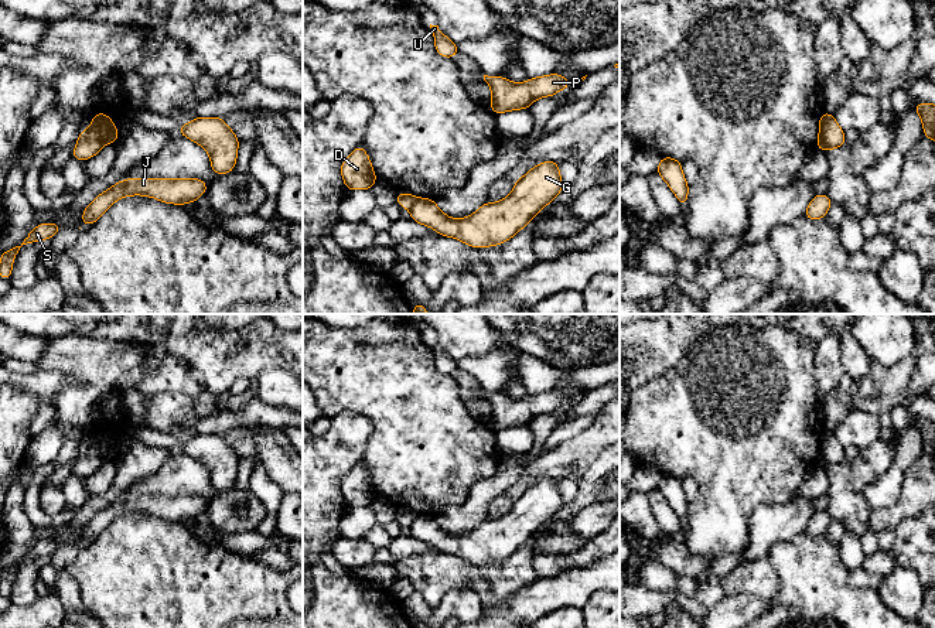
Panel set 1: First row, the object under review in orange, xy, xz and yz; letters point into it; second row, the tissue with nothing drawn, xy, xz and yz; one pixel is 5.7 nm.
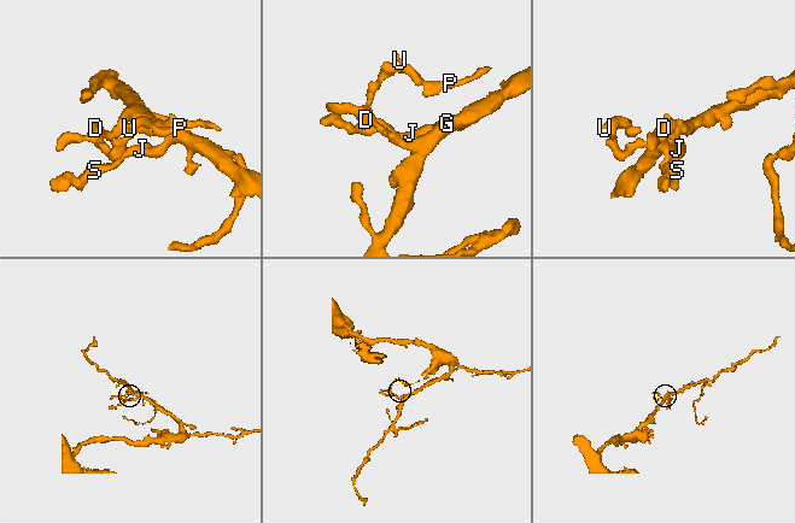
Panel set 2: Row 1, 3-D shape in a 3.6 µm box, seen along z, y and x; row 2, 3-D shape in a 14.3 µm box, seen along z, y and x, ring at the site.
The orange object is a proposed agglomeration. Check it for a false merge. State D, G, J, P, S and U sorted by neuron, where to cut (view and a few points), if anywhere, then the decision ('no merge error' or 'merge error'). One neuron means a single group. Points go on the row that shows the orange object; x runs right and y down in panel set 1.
groups D P U / G J S; cut xy (88, 129), (103, 143); merge error

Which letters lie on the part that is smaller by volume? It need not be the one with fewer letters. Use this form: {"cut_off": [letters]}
{"cut_off": ["D", "P", "U"]}

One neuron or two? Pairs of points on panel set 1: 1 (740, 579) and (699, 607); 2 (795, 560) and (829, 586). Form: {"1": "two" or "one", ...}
{"1": "one", "2": "one"}

